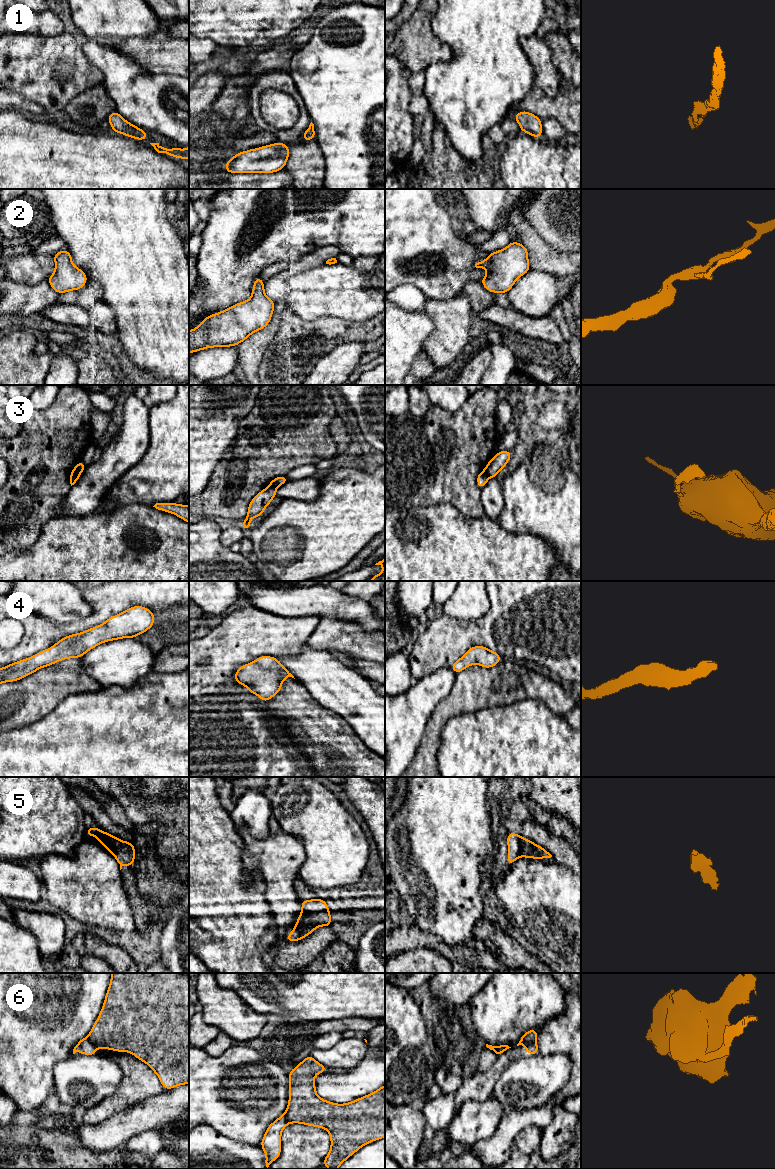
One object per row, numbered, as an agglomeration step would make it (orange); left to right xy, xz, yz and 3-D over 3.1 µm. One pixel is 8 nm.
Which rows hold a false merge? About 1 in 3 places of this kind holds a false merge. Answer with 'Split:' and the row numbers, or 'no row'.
Split: 3, 6

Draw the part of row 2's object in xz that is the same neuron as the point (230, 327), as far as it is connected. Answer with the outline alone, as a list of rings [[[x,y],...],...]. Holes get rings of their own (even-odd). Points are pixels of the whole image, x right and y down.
[[[258,276],[255,278],[252,297],[249,300],[239,302],[224,311],[204,318],[198,327],[189,331],[189,354],[205,348],[237,346],[252,333],[269,324],[275,304],[264,293],[264,282]]]

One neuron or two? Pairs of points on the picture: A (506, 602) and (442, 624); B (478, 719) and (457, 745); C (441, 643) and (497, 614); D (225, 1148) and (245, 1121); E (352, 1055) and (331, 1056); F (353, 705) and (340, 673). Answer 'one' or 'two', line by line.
A: one
B: one
C: one
D: two
E: one
F: one

